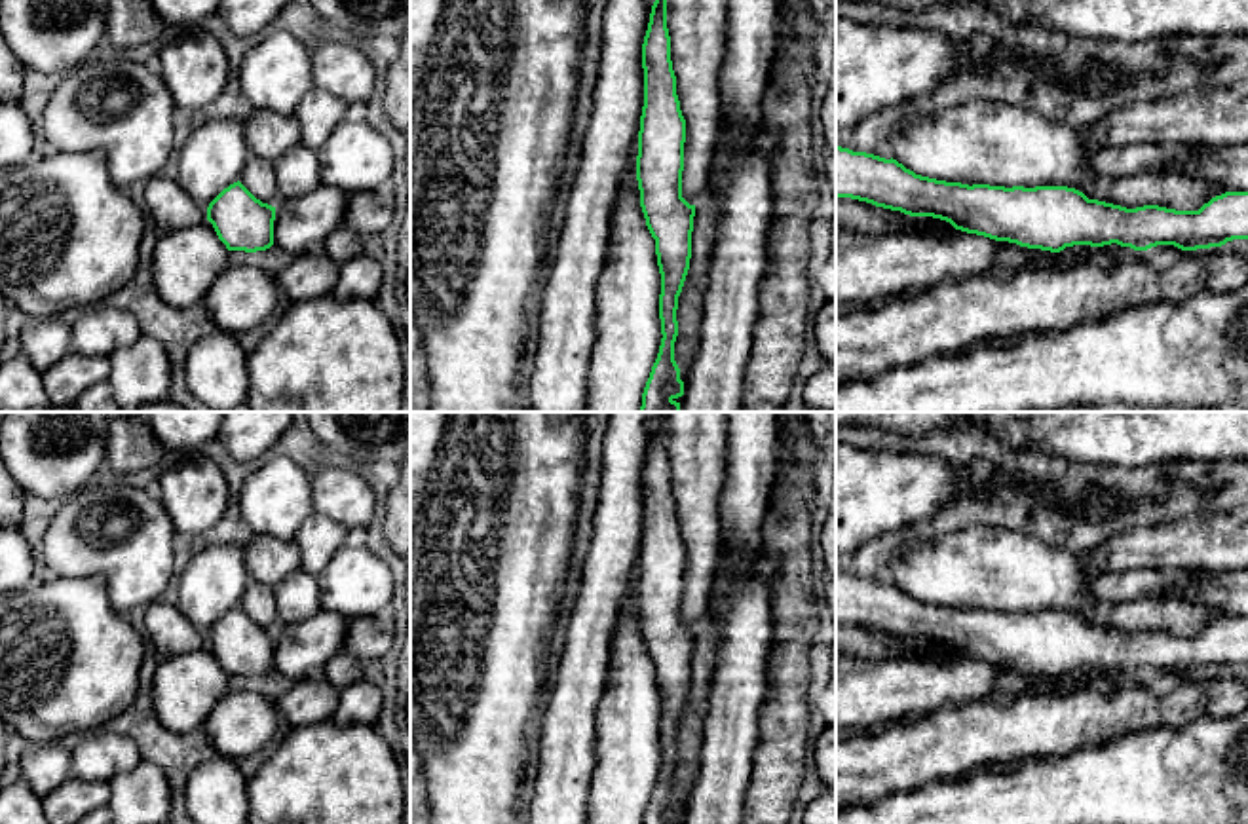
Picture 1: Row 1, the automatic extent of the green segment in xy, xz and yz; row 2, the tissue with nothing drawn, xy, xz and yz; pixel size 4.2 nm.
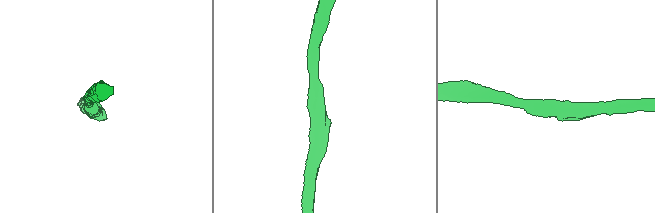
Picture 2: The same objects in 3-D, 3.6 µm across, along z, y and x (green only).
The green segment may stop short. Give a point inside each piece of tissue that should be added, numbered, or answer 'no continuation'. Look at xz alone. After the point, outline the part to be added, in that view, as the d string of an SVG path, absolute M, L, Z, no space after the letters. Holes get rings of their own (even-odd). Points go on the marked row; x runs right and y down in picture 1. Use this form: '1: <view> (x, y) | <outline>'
no continuation

